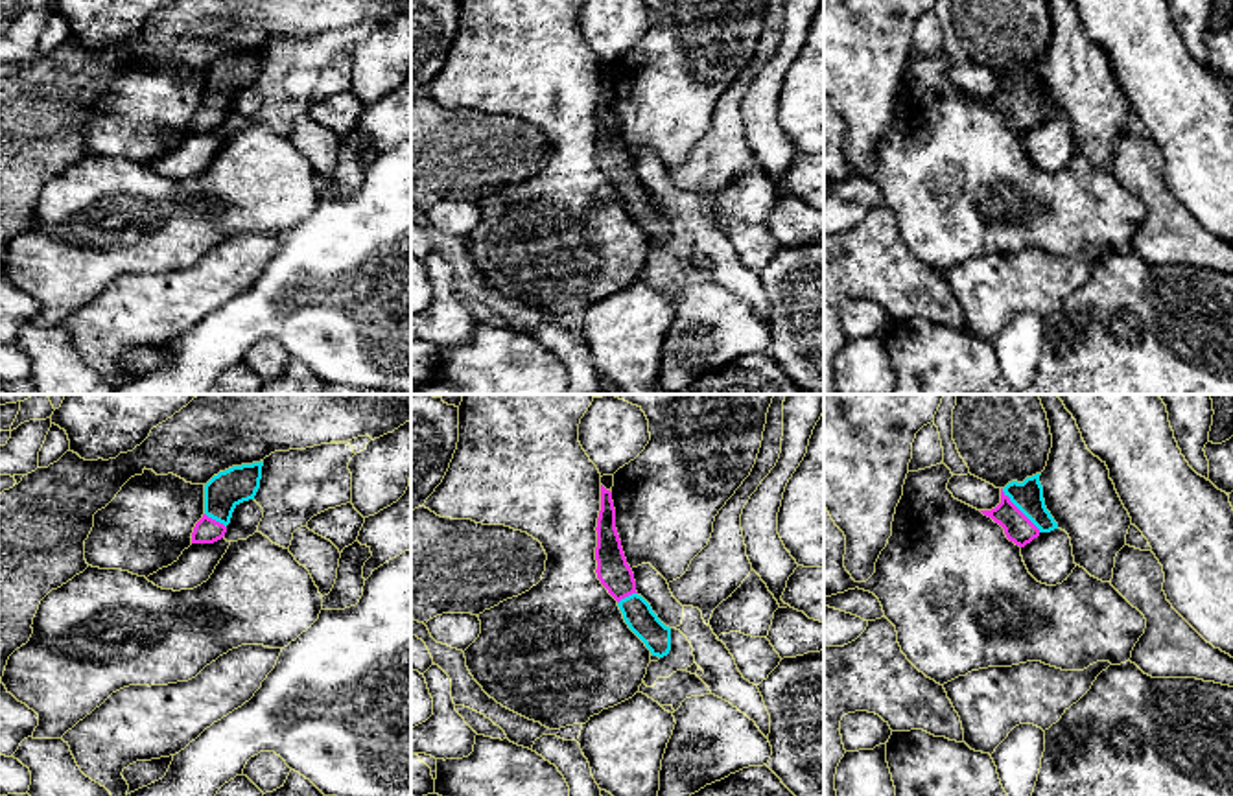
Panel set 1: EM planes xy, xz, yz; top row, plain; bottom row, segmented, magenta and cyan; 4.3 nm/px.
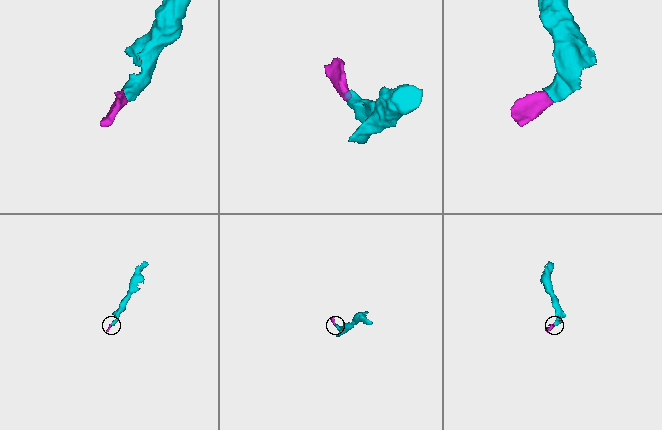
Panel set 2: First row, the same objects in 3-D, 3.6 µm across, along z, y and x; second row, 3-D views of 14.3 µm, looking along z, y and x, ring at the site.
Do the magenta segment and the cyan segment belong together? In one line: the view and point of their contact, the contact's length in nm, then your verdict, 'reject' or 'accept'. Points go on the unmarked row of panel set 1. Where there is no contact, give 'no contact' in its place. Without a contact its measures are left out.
contact yz (1020, 98); length 260 nm; accept

